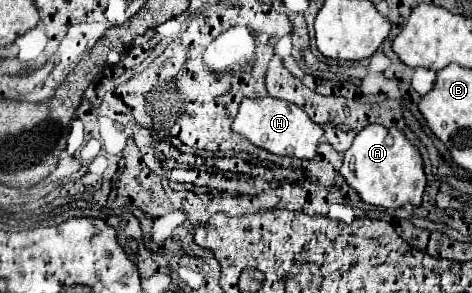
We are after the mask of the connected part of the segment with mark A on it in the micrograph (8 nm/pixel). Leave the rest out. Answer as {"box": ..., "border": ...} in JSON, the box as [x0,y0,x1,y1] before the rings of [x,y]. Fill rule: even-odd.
{"box":[341,125,425,209],"border":[[[367,125],[355,135],[351,147],[343,153],[341,175],[351,189],[357,191],[361,201],[379,205],[385,209],[397,209],[403,205],[419,207],[425,193],[425,173],[419,151],[399,129],[387,129],[383,125]]]}

